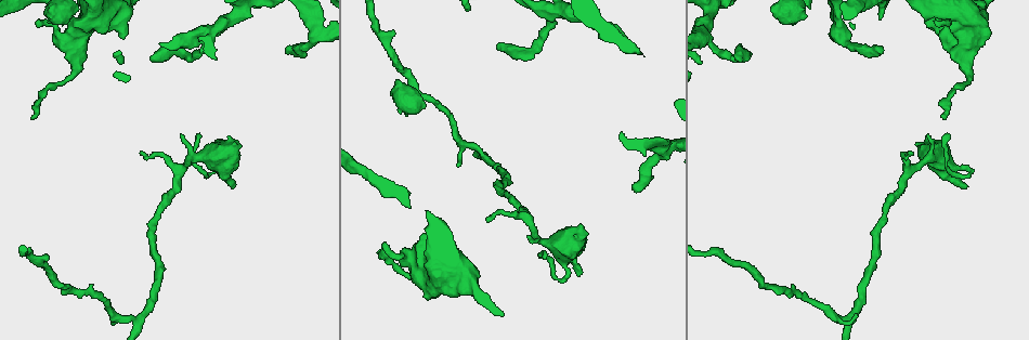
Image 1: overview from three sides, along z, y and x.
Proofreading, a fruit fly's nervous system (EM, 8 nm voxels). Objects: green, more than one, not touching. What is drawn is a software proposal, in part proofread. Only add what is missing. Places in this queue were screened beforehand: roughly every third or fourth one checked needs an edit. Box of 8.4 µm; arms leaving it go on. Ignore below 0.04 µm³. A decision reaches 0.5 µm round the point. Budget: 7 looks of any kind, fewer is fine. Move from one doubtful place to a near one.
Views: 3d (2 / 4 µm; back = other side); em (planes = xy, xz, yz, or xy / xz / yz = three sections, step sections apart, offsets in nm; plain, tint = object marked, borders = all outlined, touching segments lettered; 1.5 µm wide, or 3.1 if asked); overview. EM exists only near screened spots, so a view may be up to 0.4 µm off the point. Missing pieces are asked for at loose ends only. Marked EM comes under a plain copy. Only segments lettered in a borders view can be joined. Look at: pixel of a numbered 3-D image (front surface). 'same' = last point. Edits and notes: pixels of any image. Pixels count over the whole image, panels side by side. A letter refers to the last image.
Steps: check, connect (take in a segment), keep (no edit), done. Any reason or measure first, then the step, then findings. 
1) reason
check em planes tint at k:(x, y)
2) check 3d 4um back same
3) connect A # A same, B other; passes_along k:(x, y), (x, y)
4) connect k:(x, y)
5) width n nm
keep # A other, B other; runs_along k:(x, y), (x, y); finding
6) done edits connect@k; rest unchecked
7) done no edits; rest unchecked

free end
check em planes tint at 1:(286, 52)

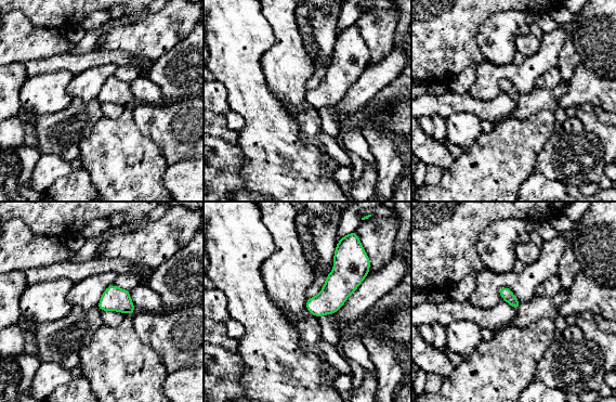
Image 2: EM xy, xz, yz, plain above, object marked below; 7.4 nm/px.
what lies round it
check em planes borders same

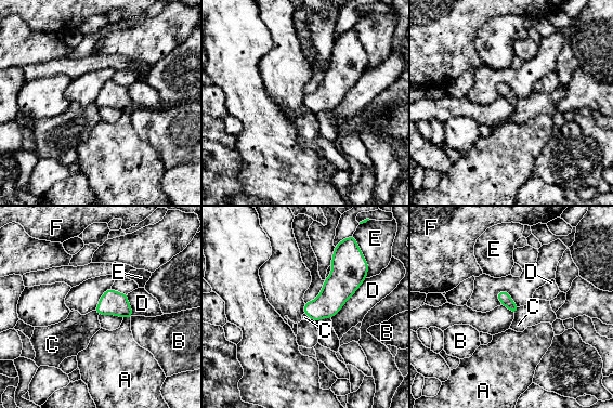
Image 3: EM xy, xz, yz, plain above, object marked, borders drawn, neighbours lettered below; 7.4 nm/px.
keep # A other, B other, C other, D other, E other, F other; border 3:(520, 306), (514, 314); no lettered segment goes on from it

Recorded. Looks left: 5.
an open end
check em planes borders at 1:(935, 25)

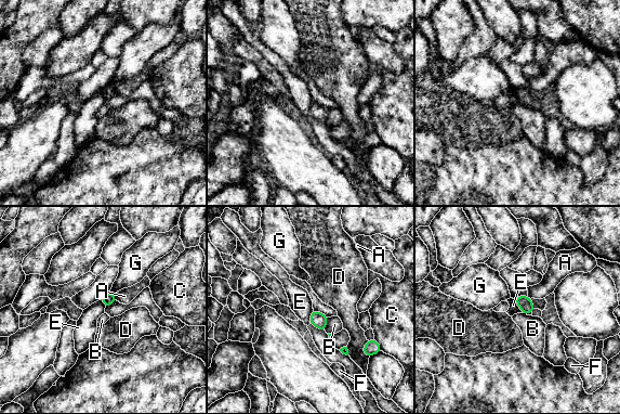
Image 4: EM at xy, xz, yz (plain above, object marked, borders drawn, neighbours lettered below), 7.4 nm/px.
keep # A other, B other, C other, D other, E other, F other, G other; border 4:(313, 309), (310, 315), (310, 323); none of them fits

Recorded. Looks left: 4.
branch stops here
check 3d 4um at 1:(379, 251)

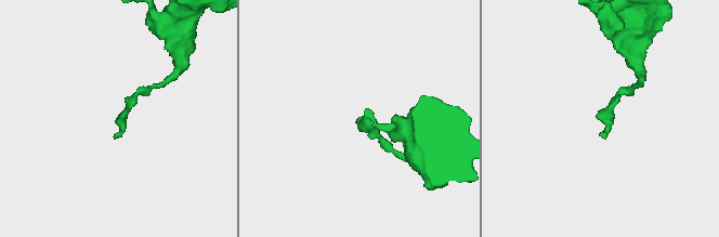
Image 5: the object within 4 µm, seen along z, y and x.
need the tissue
check em planes tint at 5:(599, 135)

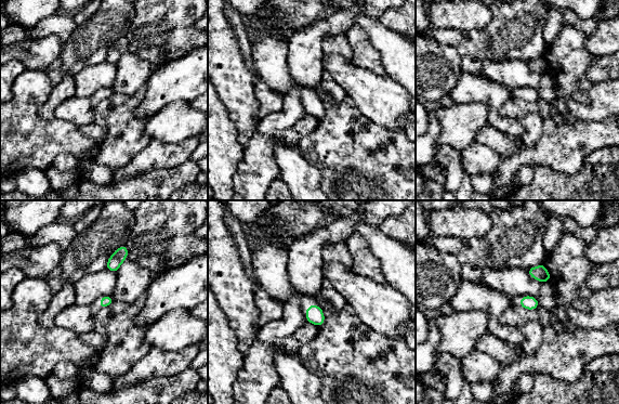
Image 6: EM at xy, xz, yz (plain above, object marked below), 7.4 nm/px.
check em planes borders same

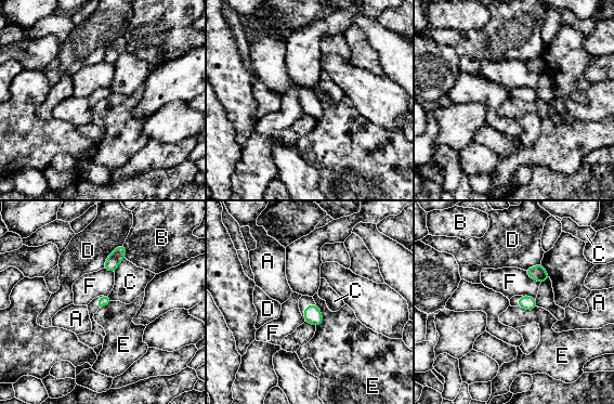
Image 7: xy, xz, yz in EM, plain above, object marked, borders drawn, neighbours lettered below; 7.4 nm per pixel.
keep # A other, B other, C other, D other, E other, F other; border 7:(316, 304), (322, 315), (316, 327); none of them fits

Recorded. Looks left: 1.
done no edits; rest unchecked

